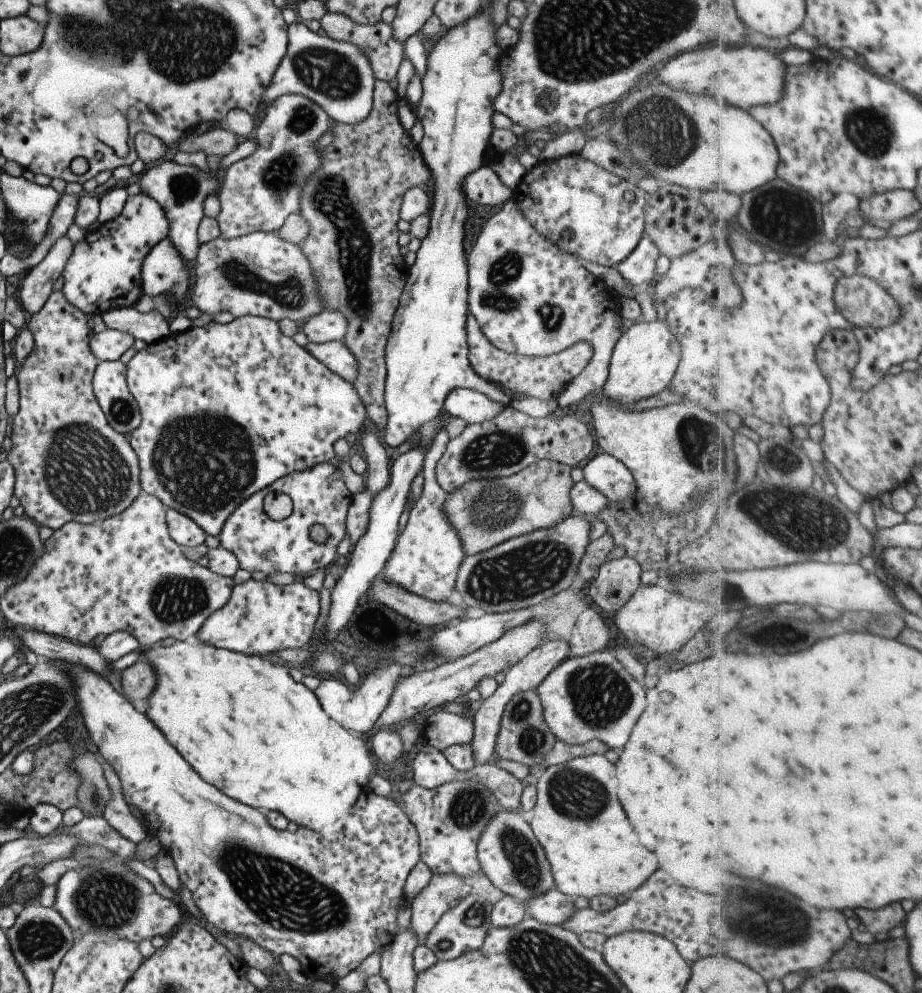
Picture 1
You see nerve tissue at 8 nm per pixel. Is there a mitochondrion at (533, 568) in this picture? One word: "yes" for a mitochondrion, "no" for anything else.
yes

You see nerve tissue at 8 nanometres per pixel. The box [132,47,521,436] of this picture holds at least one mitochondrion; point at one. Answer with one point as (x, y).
(327, 197)

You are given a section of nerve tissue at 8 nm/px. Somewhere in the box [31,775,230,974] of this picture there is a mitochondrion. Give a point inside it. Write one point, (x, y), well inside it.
(104, 898)

